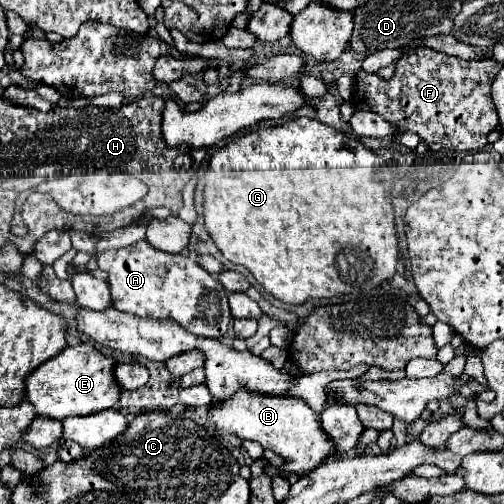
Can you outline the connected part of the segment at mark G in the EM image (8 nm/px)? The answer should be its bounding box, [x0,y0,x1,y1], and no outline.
[203,118,397,304]

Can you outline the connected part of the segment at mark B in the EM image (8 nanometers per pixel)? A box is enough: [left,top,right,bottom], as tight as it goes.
[209,388,335,474]

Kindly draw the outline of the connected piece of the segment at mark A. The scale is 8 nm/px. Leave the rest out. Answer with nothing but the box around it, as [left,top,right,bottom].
[97,240,231,338]

